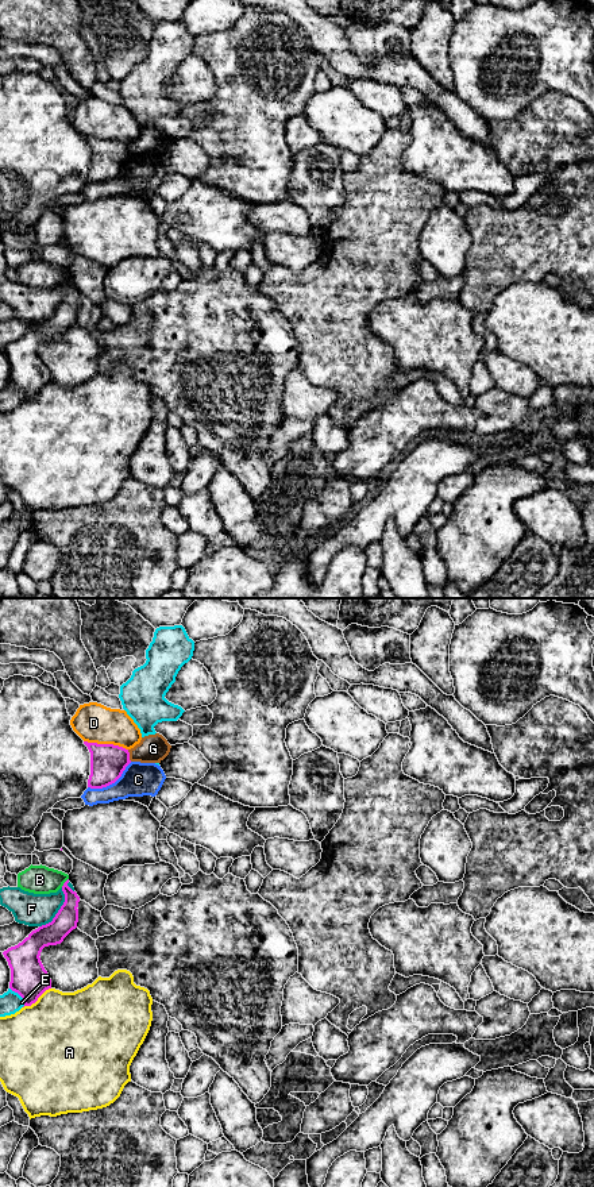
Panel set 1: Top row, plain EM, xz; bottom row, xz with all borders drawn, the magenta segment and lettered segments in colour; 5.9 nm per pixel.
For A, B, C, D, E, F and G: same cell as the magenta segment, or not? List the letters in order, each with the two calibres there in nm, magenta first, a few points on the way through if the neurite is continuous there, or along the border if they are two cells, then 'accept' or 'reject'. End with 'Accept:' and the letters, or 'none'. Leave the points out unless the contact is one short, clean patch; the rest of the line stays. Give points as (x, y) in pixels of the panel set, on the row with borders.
A: 220/480 nm | reject
B: 140/180 nm | along xz (68, 878), (61, 886) | reject
C: 200/200 nm | reject
D: 200/240 nm | reject
E: 220/130 nm | reject
F: 140/190 nm | reject
G: 200/170 nm | along xz (127, 750), (131, 760) | reject
Accept: none

